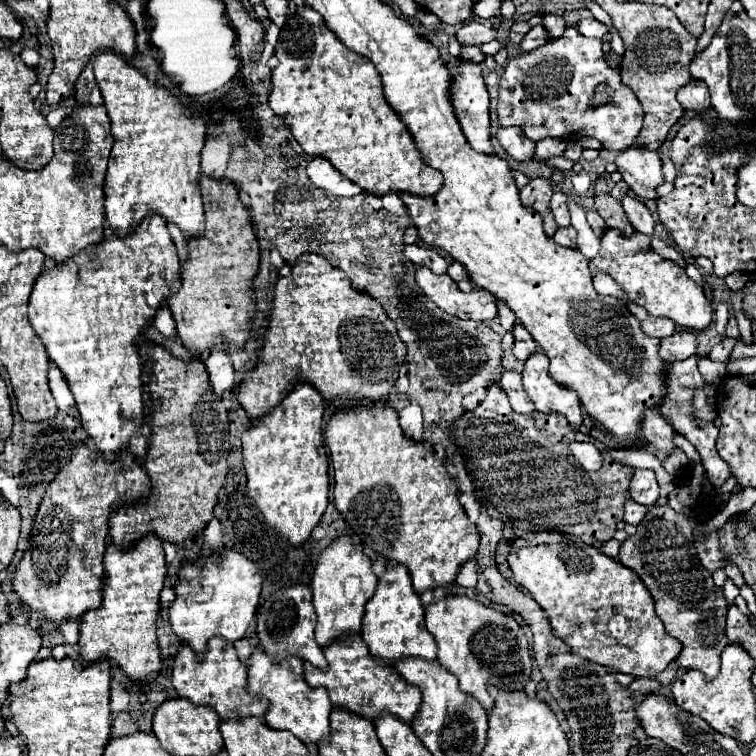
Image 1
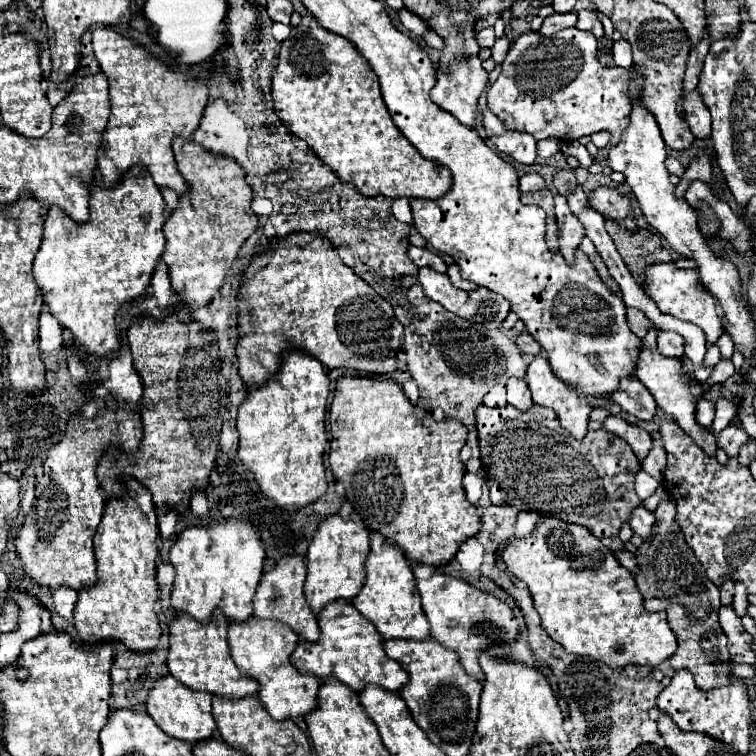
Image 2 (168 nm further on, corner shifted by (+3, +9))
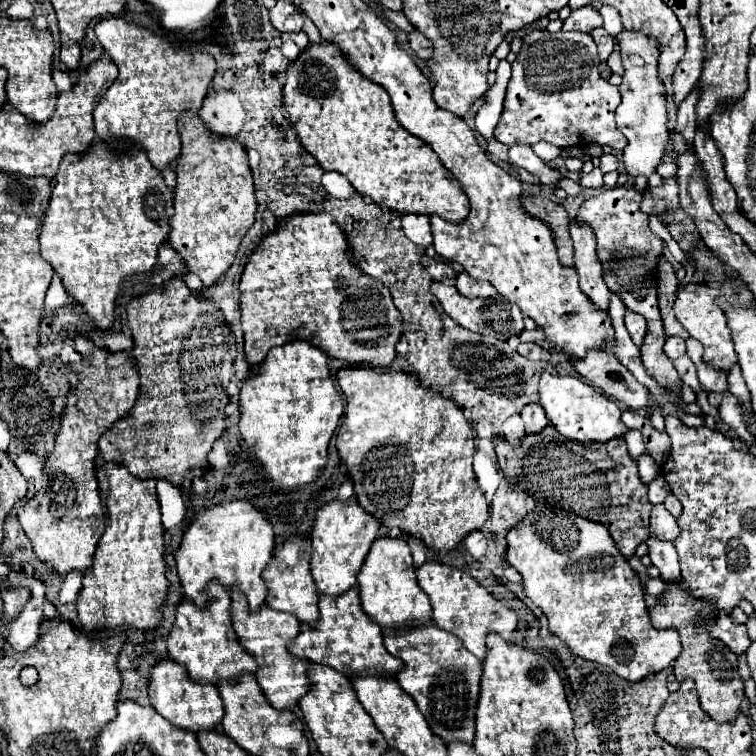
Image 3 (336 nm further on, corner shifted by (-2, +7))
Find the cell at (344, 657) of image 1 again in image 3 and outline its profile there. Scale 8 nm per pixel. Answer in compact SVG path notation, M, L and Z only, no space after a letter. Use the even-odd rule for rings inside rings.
M353 587L349 593L337 597L321 595L319 598L319 623L317 627L301 627L297 639L289 645L293 657L305 657L312 663L329 665L345 677L355 677L363 671L373 671L381 675L397 675L401 671L401 661L387 653L383 645L383 631L373 623L361 609L359 589Z

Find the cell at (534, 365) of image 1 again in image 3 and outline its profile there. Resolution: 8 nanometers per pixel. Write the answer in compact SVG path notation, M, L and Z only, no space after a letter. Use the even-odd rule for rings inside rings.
M543 373L539 379L539 397L541 405L547 413L547 419L557 427L557 431L573 441L591 443L591 441L609 441L613 437L623 437L627 427L621 423L621 409L605 395L597 393L591 385L583 383L577 377L561 377Z

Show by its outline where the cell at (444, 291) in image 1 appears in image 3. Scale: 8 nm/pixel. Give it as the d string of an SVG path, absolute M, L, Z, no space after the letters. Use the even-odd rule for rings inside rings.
M433 281L431 283L431 293L437 297L437 301L441 303L441 307L445 309L445 313L455 321L459 323L461 327L469 329L469 331L475 331L475 333L481 333L481 335L491 335L495 339L509 339L511 335L517 335L521 329L523 329L523 315L521 315L521 309L517 305L513 305L511 301L507 301L505 297L501 295L495 295L495 297L475 297L475 299L467 299L463 297L455 287L449 287L449 285L441 285L439 281Z

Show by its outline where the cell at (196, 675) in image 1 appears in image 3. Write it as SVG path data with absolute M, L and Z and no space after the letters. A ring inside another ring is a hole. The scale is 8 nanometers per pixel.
M215 581L207 589L209 605L205 609L197 609L189 599L183 599L177 607L177 619L167 639L169 655L175 663L183 665L189 677L201 685L219 685L221 681L237 681L245 673L255 673L257 663L241 645L237 643L237 635L231 627L231 597L223 585Z

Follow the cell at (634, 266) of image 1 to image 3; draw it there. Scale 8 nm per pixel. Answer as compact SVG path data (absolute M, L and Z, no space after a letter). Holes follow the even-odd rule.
M701 283L679 285L673 311L675 311L677 321L689 331L689 335L703 343L703 347L705 347L703 359L705 359L709 365L727 371L727 369L737 361L737 355L735 355L735 351L733 351L731 331L729 331L727 325L725 325L727 319L725 319L723 311L719 309L719 305L715 303L715 297L717 297L717 289L711 289L711 287L707 287L707 285L701 285Z

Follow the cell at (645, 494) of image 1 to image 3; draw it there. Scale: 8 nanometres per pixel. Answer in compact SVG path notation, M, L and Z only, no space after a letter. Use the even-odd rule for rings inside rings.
M657 475L657 479L649 483L649 501L651 501L653 505L655 505L655 503L663 503L667 495L669 495L669 485L667 485L665 477Z

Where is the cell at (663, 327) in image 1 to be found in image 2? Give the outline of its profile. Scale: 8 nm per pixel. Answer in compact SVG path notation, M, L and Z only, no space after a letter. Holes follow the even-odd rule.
M626 309L626 321L628 321L628 327L630 331L636 335L636 337L644 337L648 333L648 329L652 327L652 321L638 309Z

